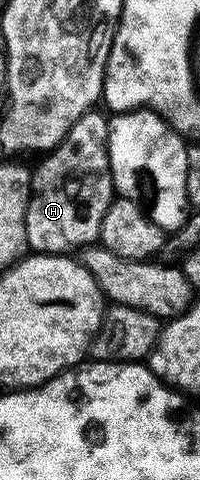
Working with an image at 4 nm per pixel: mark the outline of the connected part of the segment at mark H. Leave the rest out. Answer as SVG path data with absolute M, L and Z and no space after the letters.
M98 111L85 113L68 131L68 135L59 145L45 154L38 166L33 166L30 178L30 198L28 211L24 219L24 231L28 231L30 249L38 255L70 255L93 246L100 238L102 220L108 211L110 202L116 196L114 177L110 174L112 158L106 144L110 138L107 118Z

